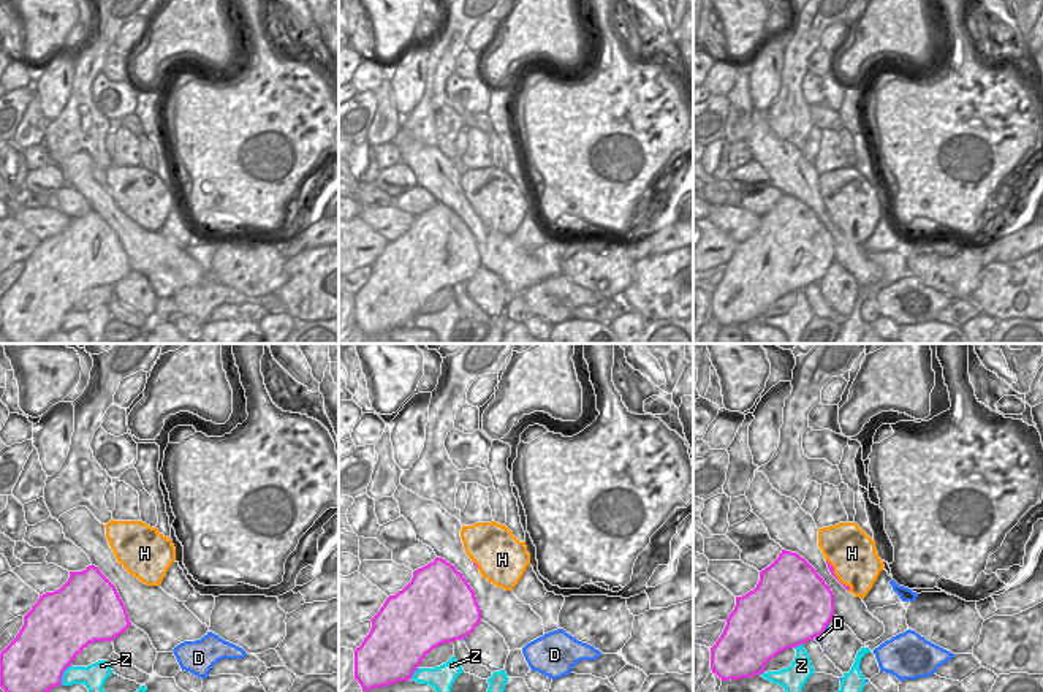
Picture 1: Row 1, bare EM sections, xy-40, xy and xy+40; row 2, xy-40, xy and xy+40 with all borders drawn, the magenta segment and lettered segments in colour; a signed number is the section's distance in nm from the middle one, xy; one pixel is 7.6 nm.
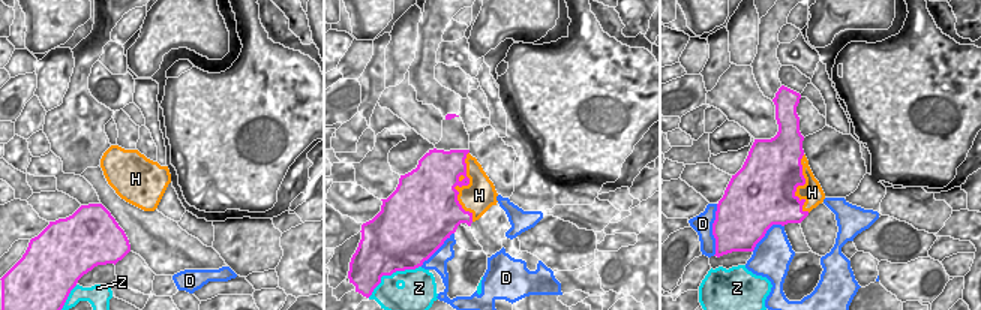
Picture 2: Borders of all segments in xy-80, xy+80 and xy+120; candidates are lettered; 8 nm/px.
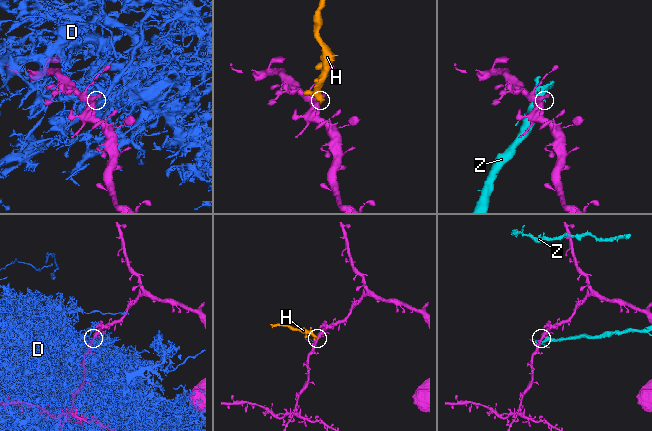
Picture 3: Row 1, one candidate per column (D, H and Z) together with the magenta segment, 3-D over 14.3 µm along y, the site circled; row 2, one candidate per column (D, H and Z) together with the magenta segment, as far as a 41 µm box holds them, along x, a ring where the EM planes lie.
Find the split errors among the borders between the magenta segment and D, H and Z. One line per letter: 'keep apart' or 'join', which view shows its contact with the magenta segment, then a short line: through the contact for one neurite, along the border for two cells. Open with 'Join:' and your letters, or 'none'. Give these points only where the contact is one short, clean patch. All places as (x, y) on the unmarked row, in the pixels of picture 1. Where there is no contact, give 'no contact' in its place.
Join: none
D: keep apart; meets magenta in xy+40
H: keep apart; meets magenta in xy+40
Z: keep apart; meets magenta in xy

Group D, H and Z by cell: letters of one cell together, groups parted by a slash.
D / H / Z

